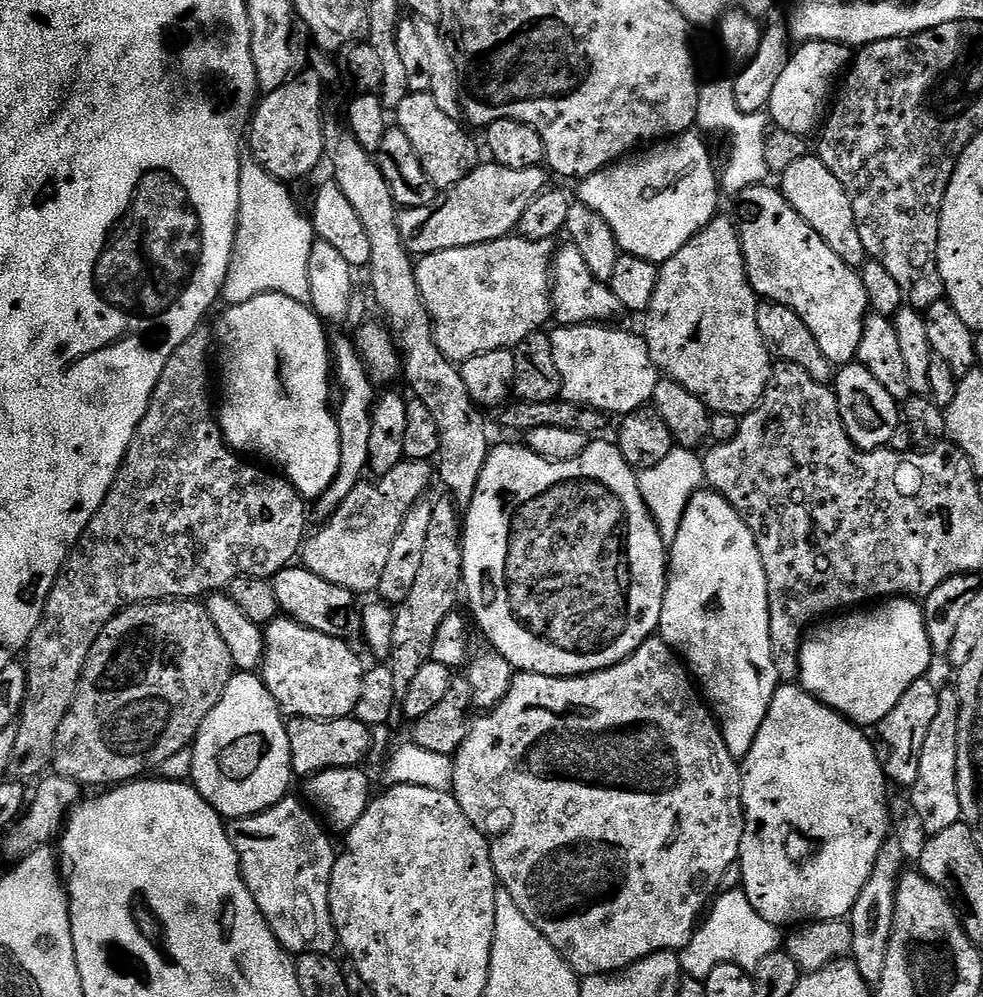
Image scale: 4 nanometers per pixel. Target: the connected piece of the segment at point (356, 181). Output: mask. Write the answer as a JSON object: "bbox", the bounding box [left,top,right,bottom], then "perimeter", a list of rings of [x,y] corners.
{"bbox":[323,119,490,502],"perimeter":[[[325,119],[323,126],[323,150],[327,164],[332,166],[331,179],[346,194],[350,206],[362,218],[362,226],[366,226],[366,232],[370,234],[370,262],[368,268],[372,272],[372,296],[376,299],[378,307],[384,311],[387,327],[394,333],[398,341],[398,348],[404,351],[404,376],[412,387],[411,395],[421,400],[434,414],[434,422],[438,422],[438,434],[440,435],[440,455],[438,457],[438,480],[445,484],[452,493],[451,499],[456,502],[471,502],[476,493],[478,478],[484,469],[484,463],[488,461],[490,443],[488,444],[488,424],[484,421],[485,413],[470,398],[470,390],[466,390],[466,382],[462,382],[462,374],[459,367],[453,361],[446,359],[442,350],[438,350],[432,319],[424,305],[422,294],[418,290],[416,281],[416,266],[414,257],[402,242],[398,230],[398,205],[396,199],[390,194],[390,186],[386,186],[386,178],[382,174],[379,163],[373,155],[365,150],[345,123],[340,119]]]}

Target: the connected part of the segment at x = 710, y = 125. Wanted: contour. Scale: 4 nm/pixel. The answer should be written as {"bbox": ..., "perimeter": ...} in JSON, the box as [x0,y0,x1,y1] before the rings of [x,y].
{"bbox":[696,83,770,196],"perimeter":[[[705,83],[701,87],[696,123],[701,133],[721,132],[732,139],[732,153],[728,156],[728,164],[725,170],[723,168],[720,180],[721,187],[727,195],[730,193],[732,196],[738,196],[742,190],[765,183],[769,179],[770,173],[764,153],[764,137],[770,128],[769,117],[764,112],[742,113],[738,110],[731,83]]]}

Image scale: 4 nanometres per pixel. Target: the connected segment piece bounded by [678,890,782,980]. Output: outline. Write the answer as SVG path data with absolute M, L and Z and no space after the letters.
M721 891L715 897L706 919L692 935L688 947L681 948L678 953L683 975L704 980L710 974L710 970L714 970L714 966L719 964L737 964L755 970L758 962L766 958L766 954L781 947L780 932L781 929L777 925L766 922L766 918L762 918L762 914L758 914L758 910L750 906L750 898L744 891Z

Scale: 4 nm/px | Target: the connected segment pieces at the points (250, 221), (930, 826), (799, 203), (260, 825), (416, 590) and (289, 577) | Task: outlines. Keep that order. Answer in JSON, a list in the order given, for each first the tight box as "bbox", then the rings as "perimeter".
[{"bbox":[222,156,314,305],"perimeter":[[[244,156],[240,160],[238,174],[238,226],[236,241],[232,251],[230,270],[226,274],[226,282],[222,289],[222,300],[225,305],[250,302],[250,298],[262,294],[282,294],[286,298],[294,298],[299,304],[308,304],[311,298],[309,263],[311,246],[314,241],[311,219],[300,213],[296,200],[287,183],[274,178],[264,169],[255,157]]]},{"bbox":[910,687,961,836],"perimeter":[[[945,687],[938,702],[938,718],[930,726],[930,735],[922,746],[922,759],[918,762],[918,782],[910,789],[912,808],[928,836],[942,834],[949,826],[961,823],[958,798],[958,718],[960,699],[955,687]]]},{"bbox":[778,154,866,270],"perimeter":[[[809,154],[798,158],[798,162],[790,165],[790,170],[786,170],[778,181],[778,187],[784,193],[786,202],[794,211],[809,224],[810,227],[846,262],[846,266],[857,270],[863,269],[866,263],[866,253],[862,246],[862,237],[858,235],[858,222],[854,222],[854,206],[850,206],[850,194],[830,174],[830,170],[821,162],[819,155]]]},{"bbox":[227,796,338,954],"perimeter":[[[285,796],[273,808],[268,808],[257,816],[231,821],[227,825],[228,836],[232,839],[232,845],[240,859],[240,873],[244,875],[246,886],[250,894],[254,894],[258,910],[262,910],[270,930],[284,947],[284,951],[289,954],[328,954],[338,944],[330,910],[330,882],[338,852],[337,849],[332,849],[332,840],[324,833],[325,825],[318,819],[317,813],[307,803],[304,805],[302,801],[295,800],[294,796]]]},{"bbox":[390,498,464,694],"perimeter":[[[445,498],[445,500],[436,500],[433,503],[432,509],[434,515],[430,518],[430,531],[426,537],[426,551],[422,554],[422,567],[418,570],[418,579],[414,582],[413,589],[410,590],[410,598],[406,598],[404,603],[396,608],[396,625],[394,626],[394,646],[392,647],[392,655],[390,657],[390,667],[394,674],[394,690],[397,694],[403,694],[407,692],[410,682],[414,682],[414,678],[418,675],[418,670],[422,670],[422,666],[426,666],[432,658],[432,651],[434,650],[434,638],[438,638],[438,626],[442,626],[442,622],[445,621],[451,612],[457,611],[458,605],[462,600],[462,585],[464,583],[464,525],[462,523],[462,512],[456,508],[457,505],[453,503],[451,499]]]},{"bbox":[271,566,362,641],"perimeter":[[[303,566],[284,568],[271,577],[271,582],[274,586],[274,594],[278,598],[280,611],[287,619],[297,620],[299,624],[306,626],[310,630],[318,630],[322,634],[333,636],[339,640],[351,641],[352,636],[359,637],[361,635],[360,617],[362,612],[359,607],[356,609],[357,597],[348,588],[334,586],[330,582],[326,582],[326,578],[318,578],[318,574],[314,574],[309,568]]]}]

